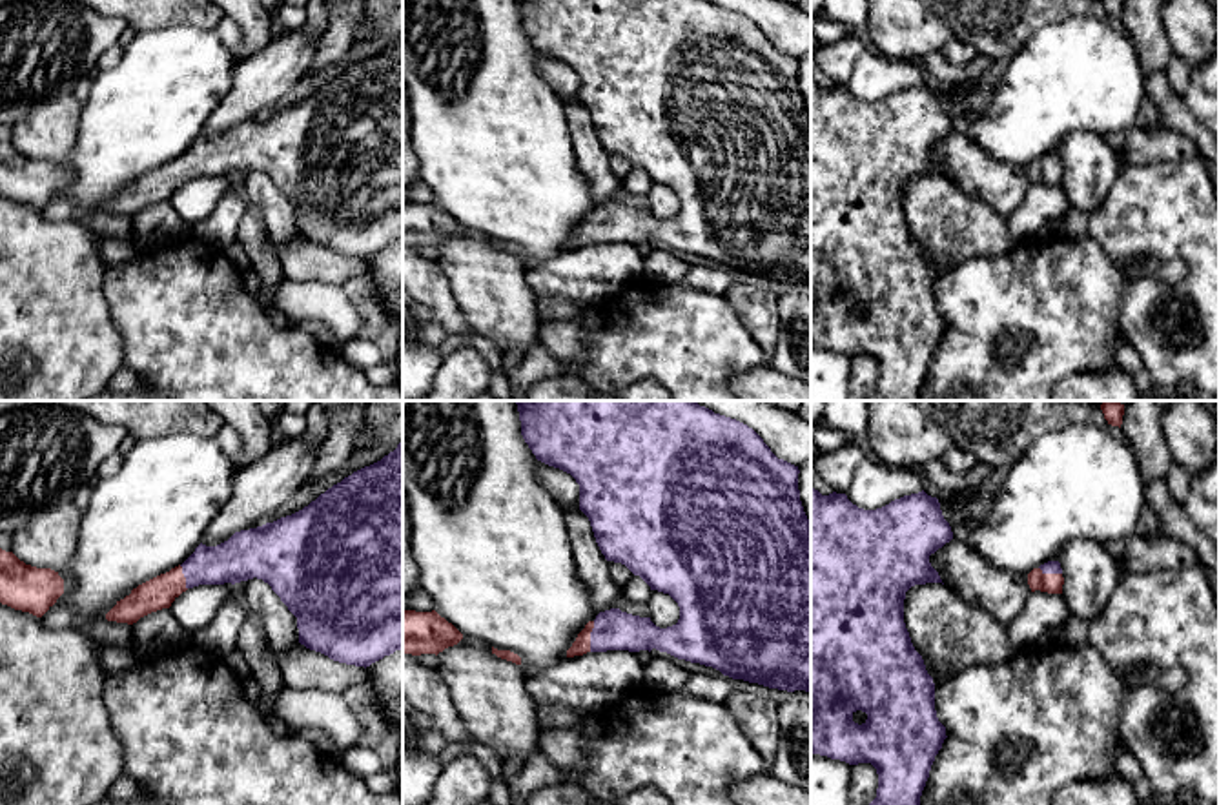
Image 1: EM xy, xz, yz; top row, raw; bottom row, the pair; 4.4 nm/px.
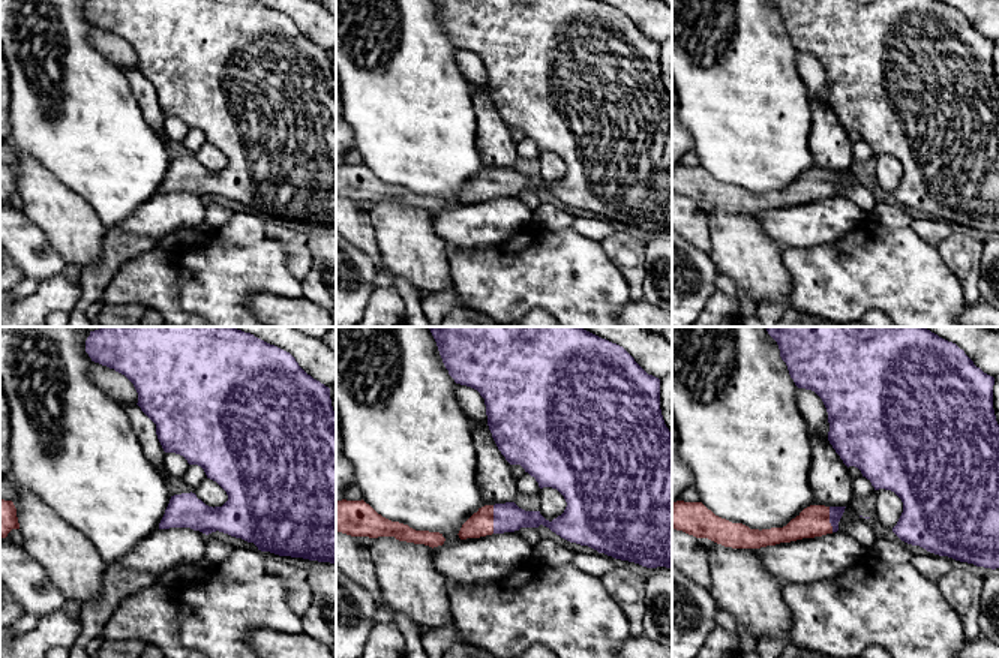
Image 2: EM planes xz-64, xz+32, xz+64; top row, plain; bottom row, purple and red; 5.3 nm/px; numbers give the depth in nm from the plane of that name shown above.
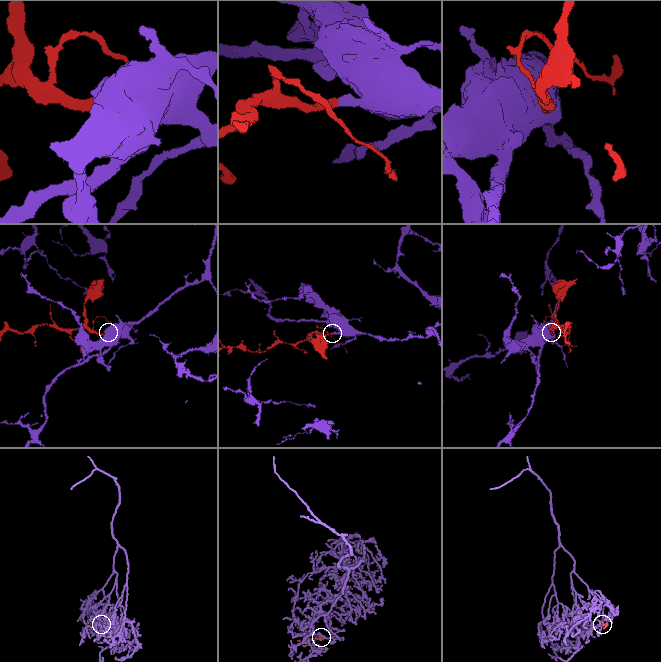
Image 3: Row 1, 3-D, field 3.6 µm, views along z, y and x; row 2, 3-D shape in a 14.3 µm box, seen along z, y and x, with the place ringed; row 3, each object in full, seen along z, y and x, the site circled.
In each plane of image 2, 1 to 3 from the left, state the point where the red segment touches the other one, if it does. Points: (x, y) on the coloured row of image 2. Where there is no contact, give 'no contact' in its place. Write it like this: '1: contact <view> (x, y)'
1: no contact
2: contact xz+32 (494, 519)
3: contact xz+64 (830, 519)

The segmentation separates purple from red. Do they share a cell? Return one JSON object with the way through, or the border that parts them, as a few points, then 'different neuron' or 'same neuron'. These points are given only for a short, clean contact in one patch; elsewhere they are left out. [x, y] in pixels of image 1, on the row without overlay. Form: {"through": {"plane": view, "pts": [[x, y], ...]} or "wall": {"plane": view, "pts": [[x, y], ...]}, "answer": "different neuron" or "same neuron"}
{"through": {"plane": "xz", "pts": [[613, 221], [591, 228], [582, 237]]}, "answer": "same neuron"}

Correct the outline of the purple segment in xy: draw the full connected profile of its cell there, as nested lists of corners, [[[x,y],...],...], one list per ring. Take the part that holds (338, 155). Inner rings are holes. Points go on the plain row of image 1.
[[[403,33],[381,53],[364,58],[328,80],[302,102],[257,120],[235,124],[217,138],[199,137],[179,158],[160,166],[117,193],[108,213],[133,217],[140,209],[169,200],[188,180],[199,177],[262,171],[297,209],[299,235],[333,253],[370,259],[403,240]]]

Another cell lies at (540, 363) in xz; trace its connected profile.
[[[538,344],[528,355],[507,370],[510,384],[519,388],[523,393],[543,379],[550,379],[558,373],[567,372],[570,366],[556,359],[543,344]]]

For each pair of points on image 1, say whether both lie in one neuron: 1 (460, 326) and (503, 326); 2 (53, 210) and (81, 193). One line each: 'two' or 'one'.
1: two
2: one

